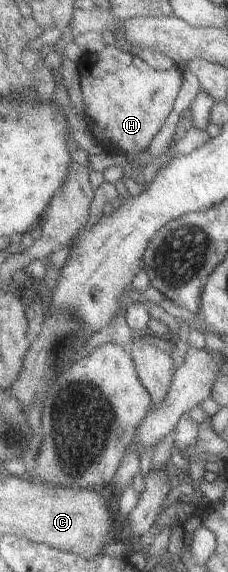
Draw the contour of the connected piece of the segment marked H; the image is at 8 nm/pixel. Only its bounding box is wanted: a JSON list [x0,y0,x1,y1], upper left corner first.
[80,44,184,158]

